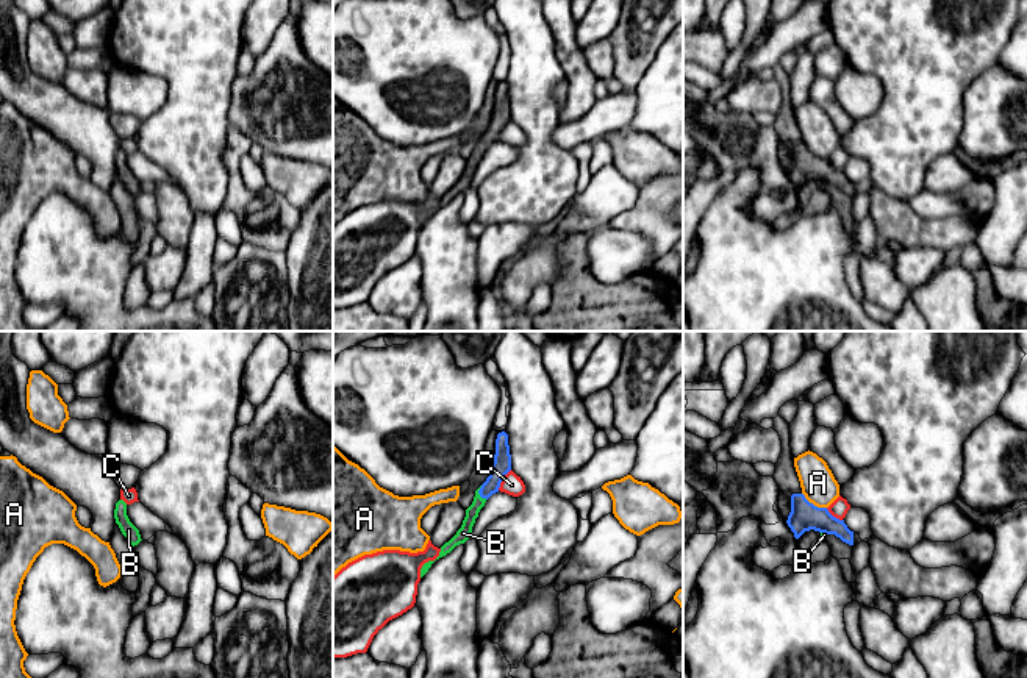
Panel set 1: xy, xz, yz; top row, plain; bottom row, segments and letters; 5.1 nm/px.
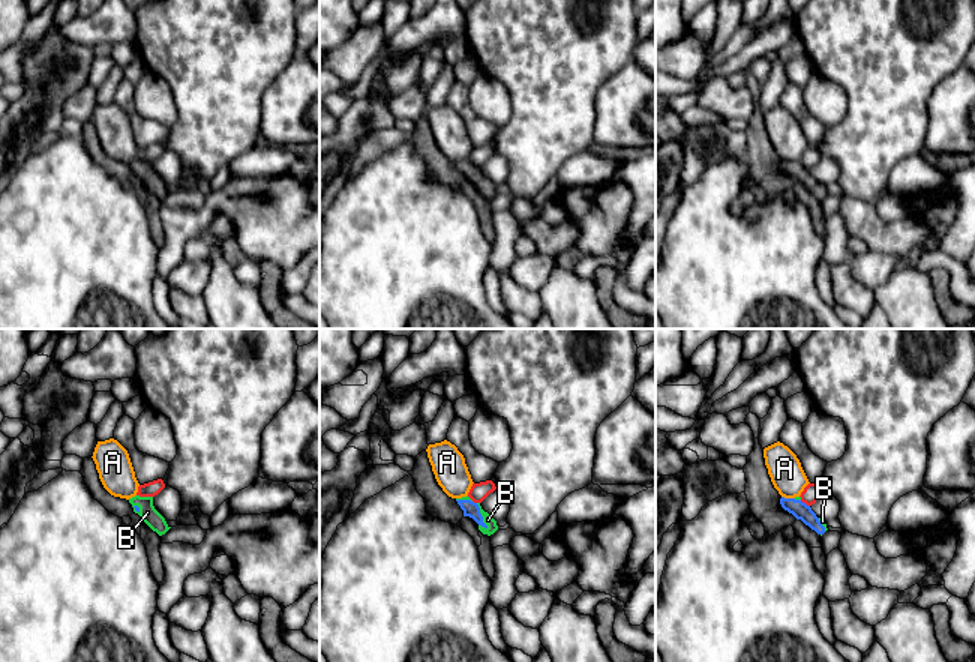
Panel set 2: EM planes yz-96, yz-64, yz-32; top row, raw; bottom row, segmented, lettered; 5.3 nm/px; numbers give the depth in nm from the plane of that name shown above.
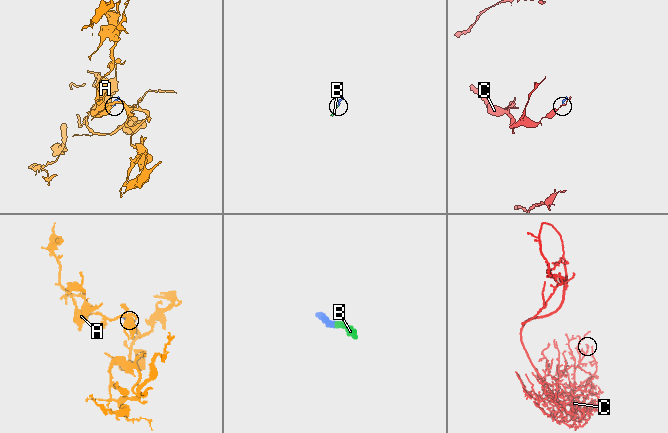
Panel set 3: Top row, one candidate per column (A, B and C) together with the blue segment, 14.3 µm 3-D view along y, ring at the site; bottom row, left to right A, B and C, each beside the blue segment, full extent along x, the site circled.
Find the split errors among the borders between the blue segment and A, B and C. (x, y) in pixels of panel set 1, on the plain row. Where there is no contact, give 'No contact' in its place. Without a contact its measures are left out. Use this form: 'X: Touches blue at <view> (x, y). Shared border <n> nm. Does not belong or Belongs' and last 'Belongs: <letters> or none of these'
A: Touches blue at yz (812, 153). Shared border 150 nm. Does not belong
B: Touches blue at xz (479, 142). Shared border 80 nm. Belongs
C: Touches blue at xz (502, 128). Shared border 130 nm. Does not belong
Belongs: B

